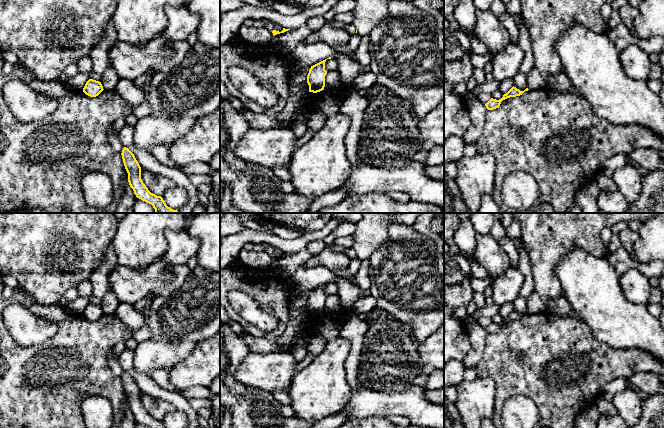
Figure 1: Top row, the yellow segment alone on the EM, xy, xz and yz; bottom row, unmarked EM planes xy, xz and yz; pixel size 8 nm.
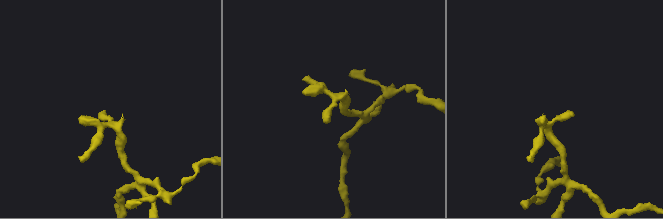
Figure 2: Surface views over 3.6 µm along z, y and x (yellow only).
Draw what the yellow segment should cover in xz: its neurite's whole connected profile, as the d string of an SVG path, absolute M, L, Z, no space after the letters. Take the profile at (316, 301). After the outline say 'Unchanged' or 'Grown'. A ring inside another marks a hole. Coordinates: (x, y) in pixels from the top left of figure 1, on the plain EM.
M327 283L311 290L307 299L307 307L309 309L309 316L317 317L324 314L325 300L327 295L325 294L325 286Z. Unchanged

